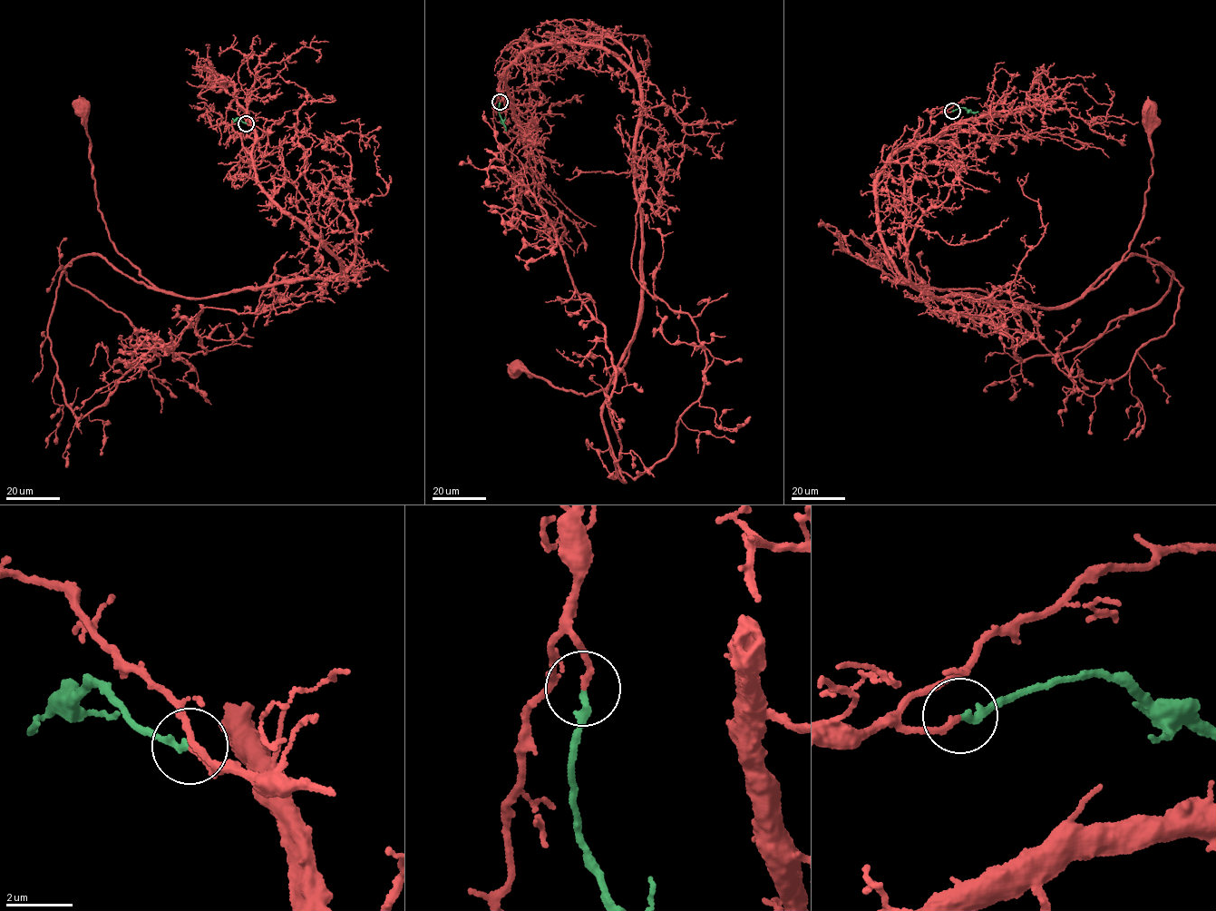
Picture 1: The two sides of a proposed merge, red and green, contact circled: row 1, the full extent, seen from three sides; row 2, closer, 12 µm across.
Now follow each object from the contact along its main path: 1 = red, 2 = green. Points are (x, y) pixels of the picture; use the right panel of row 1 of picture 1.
1: (951, 111), (881, 169), (890, 261), (935, 296), (1046, 308), (1099, 287), (1128, 249), (1152, 174), (1152, 108)
2: (951, 111), (964, 107), (977, 112)

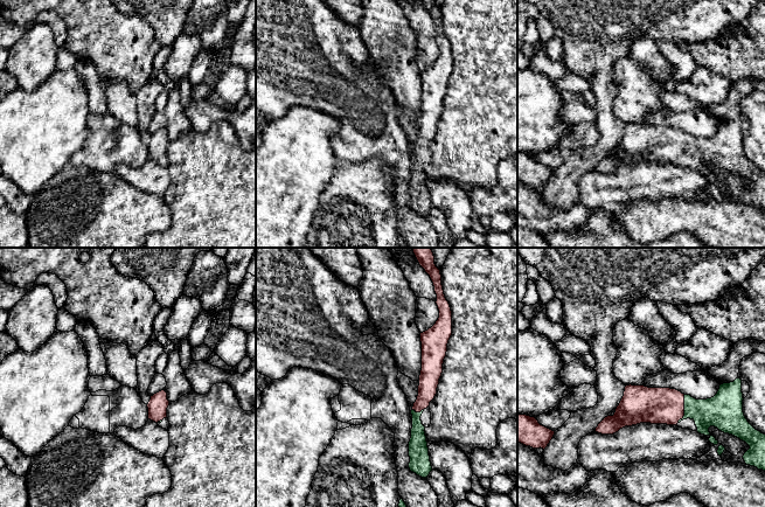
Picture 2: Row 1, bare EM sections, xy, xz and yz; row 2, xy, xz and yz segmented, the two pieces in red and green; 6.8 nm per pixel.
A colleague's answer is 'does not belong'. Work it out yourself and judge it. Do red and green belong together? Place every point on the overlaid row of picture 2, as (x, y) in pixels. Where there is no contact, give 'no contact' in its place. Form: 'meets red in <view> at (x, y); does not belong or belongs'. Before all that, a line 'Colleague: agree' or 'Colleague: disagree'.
Colleague: disagree
meets red in yz at (683, 409); belongs

